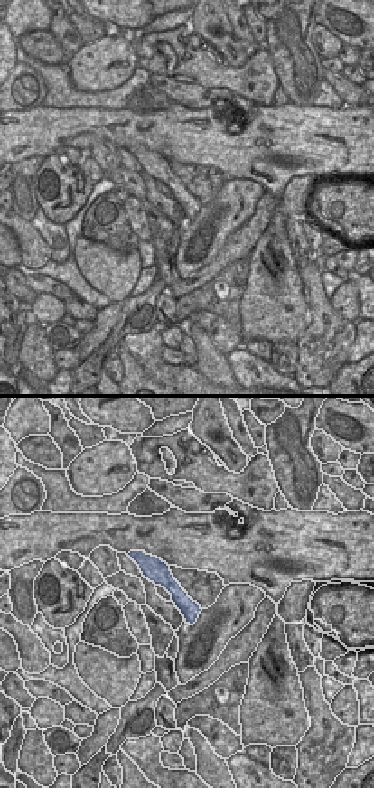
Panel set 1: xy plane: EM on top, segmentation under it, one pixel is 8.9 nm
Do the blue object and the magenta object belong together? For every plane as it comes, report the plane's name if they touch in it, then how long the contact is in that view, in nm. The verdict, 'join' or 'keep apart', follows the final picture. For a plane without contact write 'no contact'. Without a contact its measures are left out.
no contact

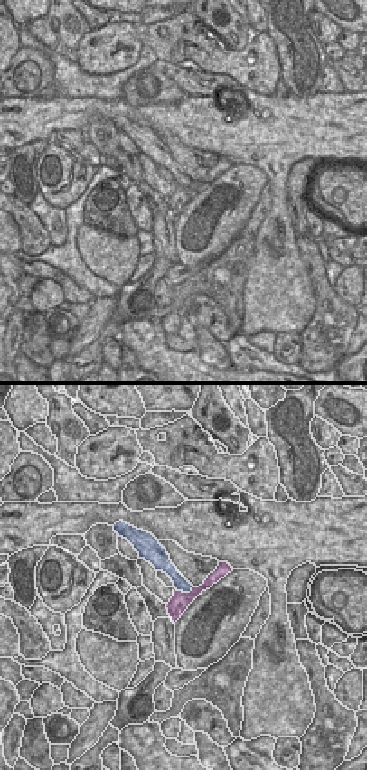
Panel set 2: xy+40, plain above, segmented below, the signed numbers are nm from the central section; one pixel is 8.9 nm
xy+40 | 160 nm

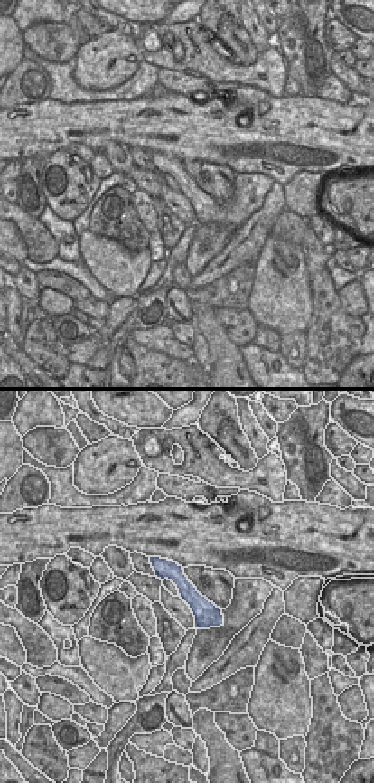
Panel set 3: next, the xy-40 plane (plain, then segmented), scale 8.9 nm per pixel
no contact

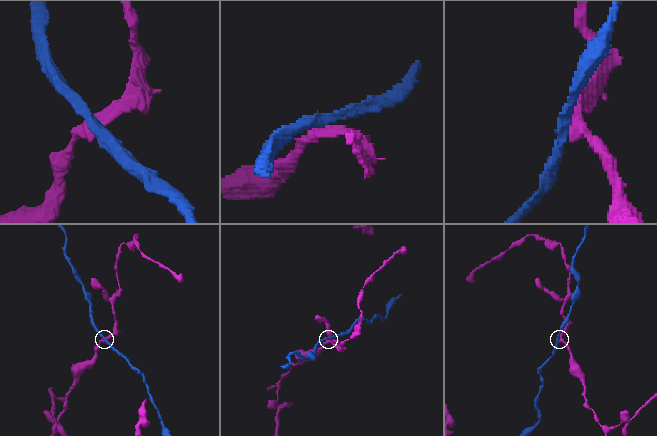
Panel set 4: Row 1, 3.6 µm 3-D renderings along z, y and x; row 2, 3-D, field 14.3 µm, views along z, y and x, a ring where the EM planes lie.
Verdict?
keep apart

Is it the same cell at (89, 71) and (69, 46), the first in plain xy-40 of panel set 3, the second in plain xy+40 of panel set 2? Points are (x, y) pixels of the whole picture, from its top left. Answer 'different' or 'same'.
different

